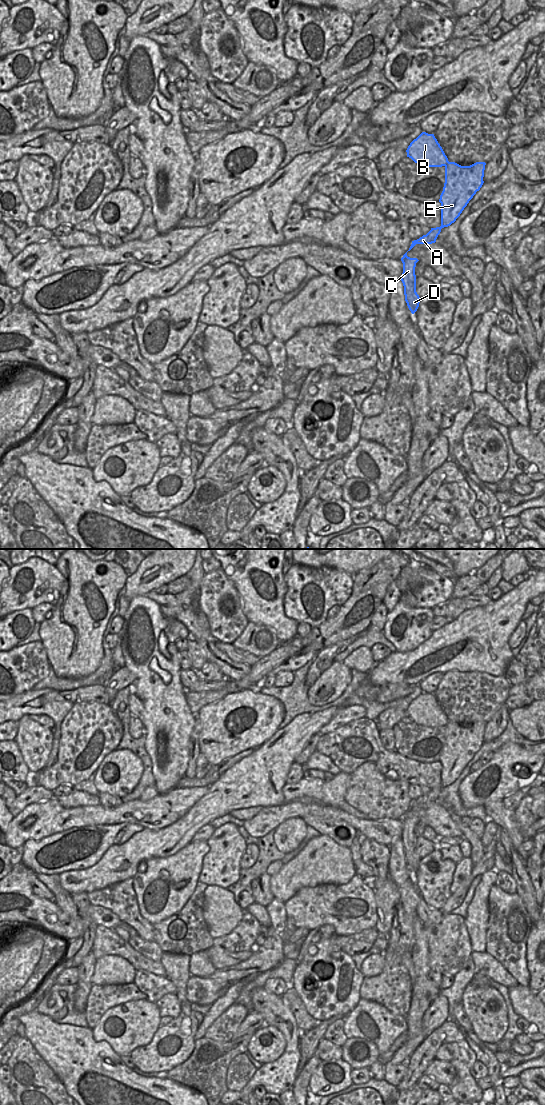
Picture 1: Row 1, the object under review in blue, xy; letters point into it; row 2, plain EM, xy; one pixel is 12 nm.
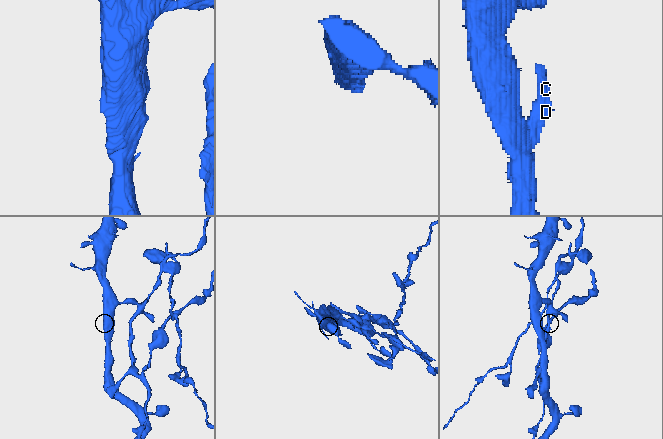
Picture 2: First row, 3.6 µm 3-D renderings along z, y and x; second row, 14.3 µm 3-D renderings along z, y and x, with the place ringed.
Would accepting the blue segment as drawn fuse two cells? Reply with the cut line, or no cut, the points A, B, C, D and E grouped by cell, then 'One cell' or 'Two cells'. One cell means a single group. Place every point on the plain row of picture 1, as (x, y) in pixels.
Split along xy (449, 722), (445, 726). Groups: A C D E / B. Two cells.

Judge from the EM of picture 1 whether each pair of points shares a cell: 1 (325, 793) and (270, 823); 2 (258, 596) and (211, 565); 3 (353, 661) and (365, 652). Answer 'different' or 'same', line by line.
1: different
2: different
3: same

